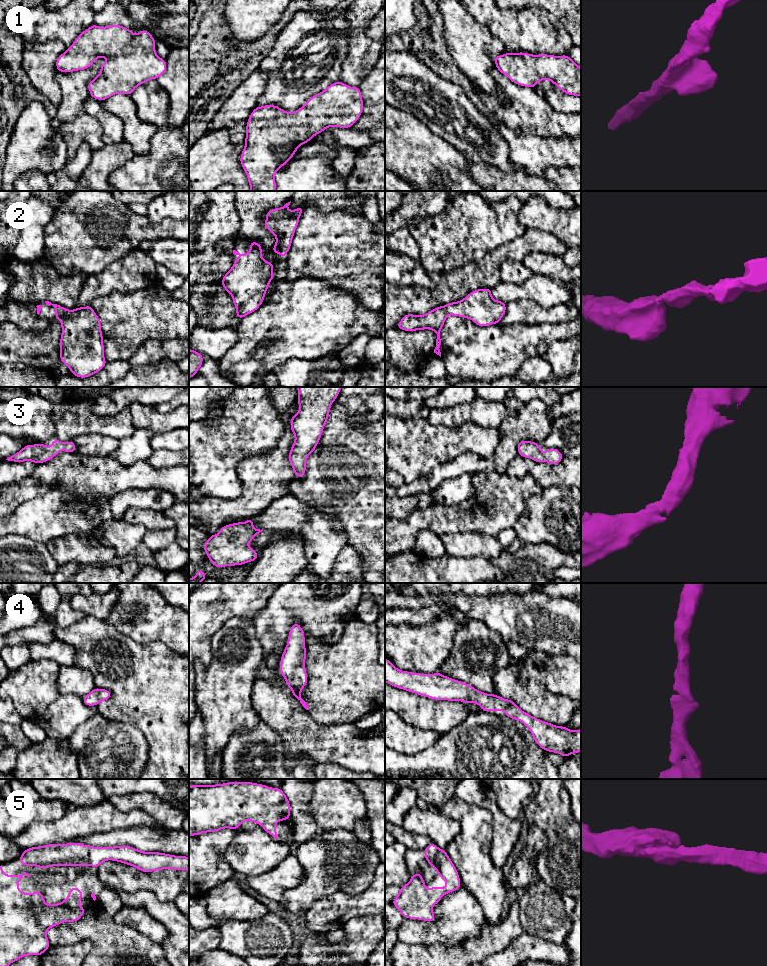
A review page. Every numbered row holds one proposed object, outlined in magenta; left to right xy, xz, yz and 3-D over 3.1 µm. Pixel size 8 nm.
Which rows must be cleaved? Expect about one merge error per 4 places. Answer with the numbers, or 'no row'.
no row

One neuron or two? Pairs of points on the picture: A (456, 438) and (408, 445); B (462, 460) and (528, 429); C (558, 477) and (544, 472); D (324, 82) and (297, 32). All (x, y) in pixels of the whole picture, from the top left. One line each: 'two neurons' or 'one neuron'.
A: one neuron
B: one neuron
C: one neuron
D: one neuron

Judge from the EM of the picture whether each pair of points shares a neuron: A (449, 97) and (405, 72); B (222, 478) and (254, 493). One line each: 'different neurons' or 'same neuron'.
A: same neuron
B: different neurons

